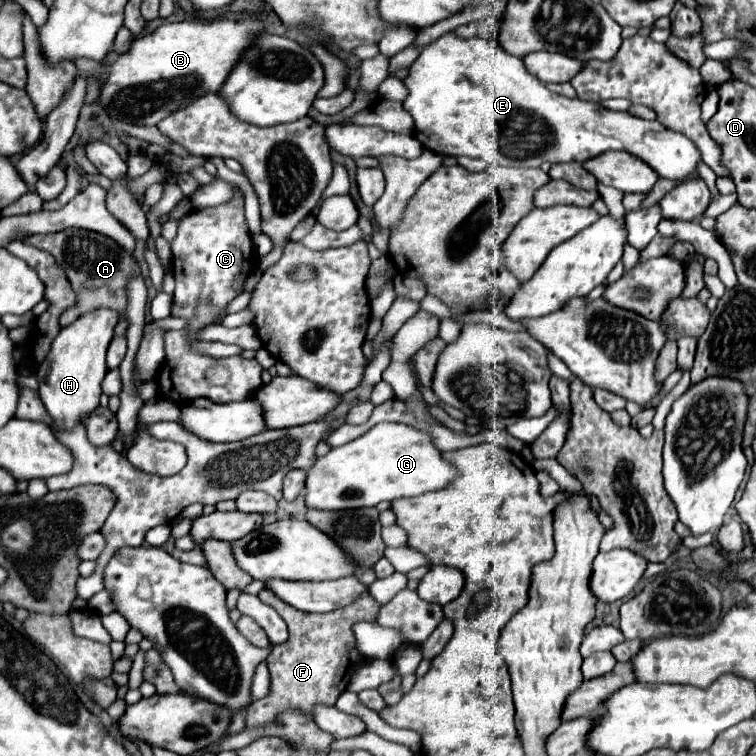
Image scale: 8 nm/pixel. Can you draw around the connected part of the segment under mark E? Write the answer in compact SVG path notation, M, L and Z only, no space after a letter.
M454 32L440 36L436 42L424 46L410 68L404 84L410 96L404 100L406 112L414 118L414 136L418 142L442 156L470 156L484 158L490 164L504 166L540 166L542 162L586 162L606 150L624 150L648 162L662 178L686 180L692 178L702 162L698 146L684 134L668 130L660 122L648 122L628 112L604 110L596 102L570 100L550 92L538 78L528 74L518 56L508 54L496 40L488 38L460 38Z

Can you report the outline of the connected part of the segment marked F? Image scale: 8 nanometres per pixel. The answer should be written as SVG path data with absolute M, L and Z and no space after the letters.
M262 588L258 598L268 602L278 610L290 630L290 638L284 644L274 646L272 654L268 656L268 670L270 670L270 692L262 700L254 700L248 706L246 726L264 726L270 722L280 710L298 708L298 710L312 710L316 702L334 706L336 698L346 690L352 674L364 664L364 656L356 648L356 638L352 634L352 624L356 622L374 622L378 616L380 606L370 594L362 594L352 606L342 610L332 610L326 614L308 614L300 612L294 606L288 606L280 600L272 590Z

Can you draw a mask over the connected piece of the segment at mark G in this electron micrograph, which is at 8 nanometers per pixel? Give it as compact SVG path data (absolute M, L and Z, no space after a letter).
M382 422L370 428L366 434L358 436L356 440L340 448L332 448L326 456L314 462L314 466L308 470L306 476L306 506L320 508L320 510L350 510L350 508L376 506L380 502L392 502L396 498L420 496L426 492L446 488L456 478L458 478L458 470L442 458L442 452L436 450L432 436L428 432L416 430L406 424Z

